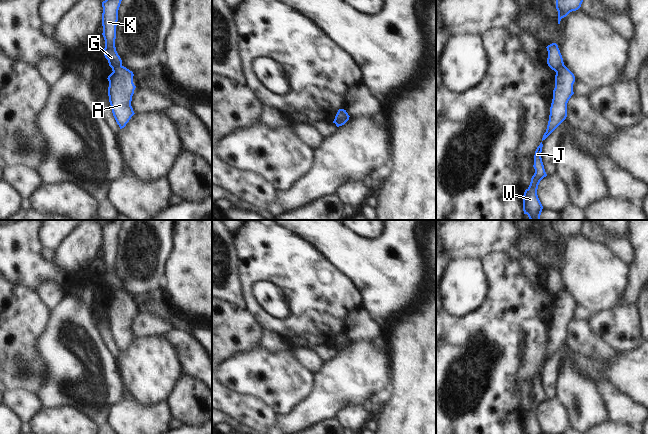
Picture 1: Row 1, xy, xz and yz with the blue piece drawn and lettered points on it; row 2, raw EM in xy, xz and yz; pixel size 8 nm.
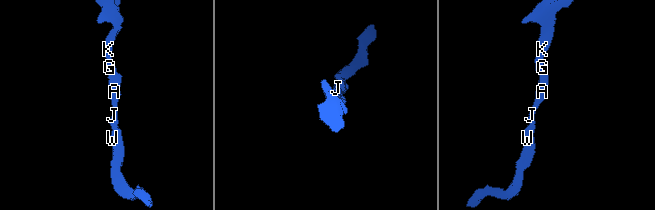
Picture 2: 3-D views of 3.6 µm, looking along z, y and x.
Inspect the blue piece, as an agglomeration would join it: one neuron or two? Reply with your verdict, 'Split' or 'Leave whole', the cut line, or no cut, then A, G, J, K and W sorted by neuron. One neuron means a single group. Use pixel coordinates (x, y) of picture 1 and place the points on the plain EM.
Split. Split along xy (121, 289), (112, 292). Groups: A J W / G K

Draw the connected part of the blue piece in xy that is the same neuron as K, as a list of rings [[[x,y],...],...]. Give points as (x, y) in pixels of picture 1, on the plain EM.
[[[110,220],[102,226],[102,250],[105,264],[104,280],[111,292],[122,290],[122,284],[115,271],[118,234],[123,220]]]

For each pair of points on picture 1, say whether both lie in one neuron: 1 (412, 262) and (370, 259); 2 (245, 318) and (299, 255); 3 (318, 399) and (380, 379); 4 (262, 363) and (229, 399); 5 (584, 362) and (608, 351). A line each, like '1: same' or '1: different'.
1: same
2: different
3: same
4: different
5: different

